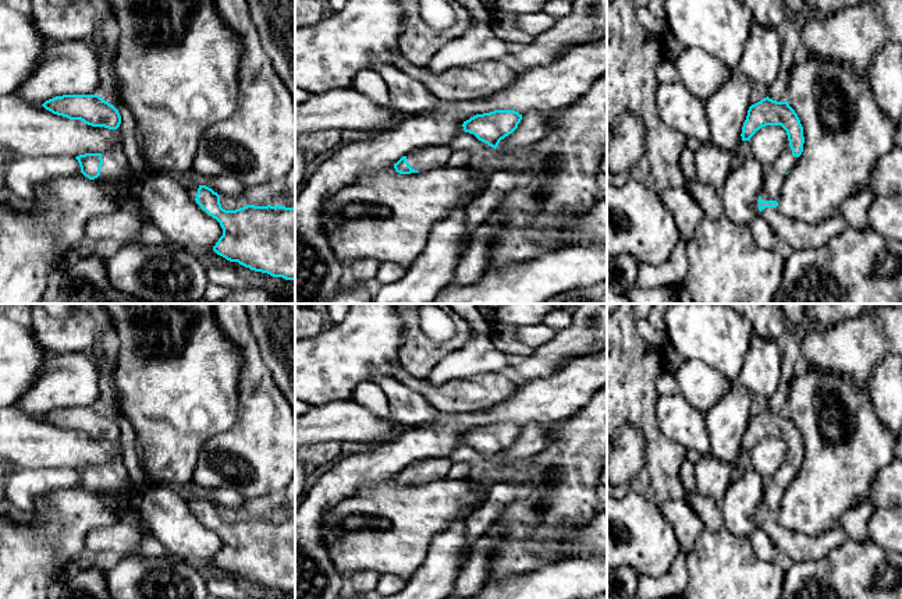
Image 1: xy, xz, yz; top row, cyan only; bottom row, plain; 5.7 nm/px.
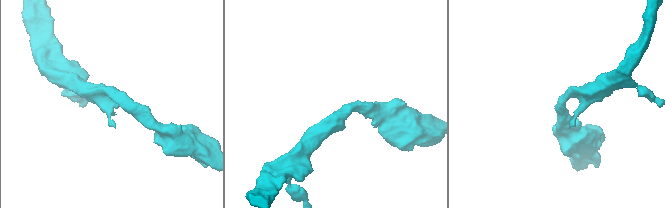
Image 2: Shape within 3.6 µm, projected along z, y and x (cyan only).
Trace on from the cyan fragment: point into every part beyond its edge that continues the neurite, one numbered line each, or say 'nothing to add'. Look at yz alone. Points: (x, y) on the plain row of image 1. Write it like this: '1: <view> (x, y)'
1: yz (774, 488)

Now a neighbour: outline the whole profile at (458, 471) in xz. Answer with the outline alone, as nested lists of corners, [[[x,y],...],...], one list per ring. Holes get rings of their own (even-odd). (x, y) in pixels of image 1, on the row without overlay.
[[[455,462],[452,464],[450,472],[445,479],[448,481],[462,481],[469,478],[469,465],[466,462]]]

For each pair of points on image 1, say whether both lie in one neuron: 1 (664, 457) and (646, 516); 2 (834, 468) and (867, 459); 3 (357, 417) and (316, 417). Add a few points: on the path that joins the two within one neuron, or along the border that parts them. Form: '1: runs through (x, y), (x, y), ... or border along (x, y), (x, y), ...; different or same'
1: border along (621, 498), (635, 491), (659, 507); different
2: runs through (842, 460), (859, 459); same
3: runs through (347, 417), (326, 417); same

